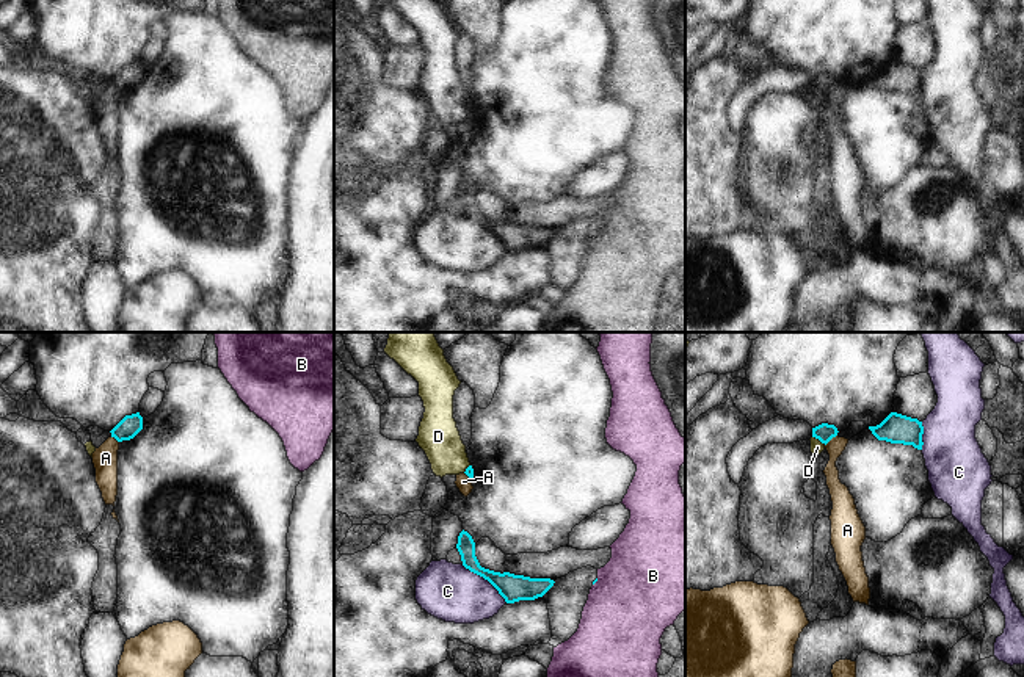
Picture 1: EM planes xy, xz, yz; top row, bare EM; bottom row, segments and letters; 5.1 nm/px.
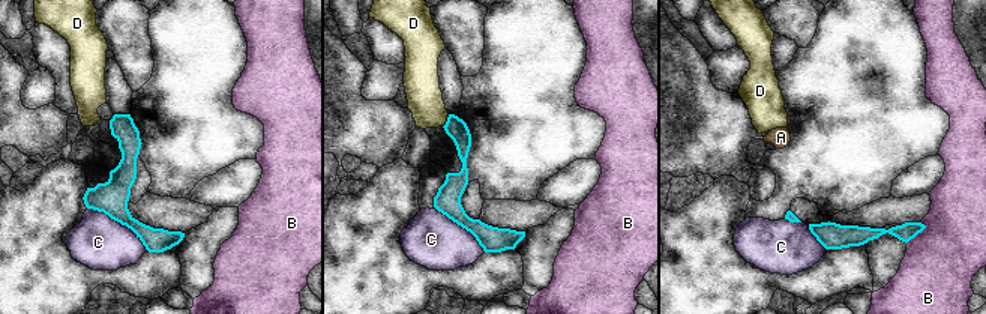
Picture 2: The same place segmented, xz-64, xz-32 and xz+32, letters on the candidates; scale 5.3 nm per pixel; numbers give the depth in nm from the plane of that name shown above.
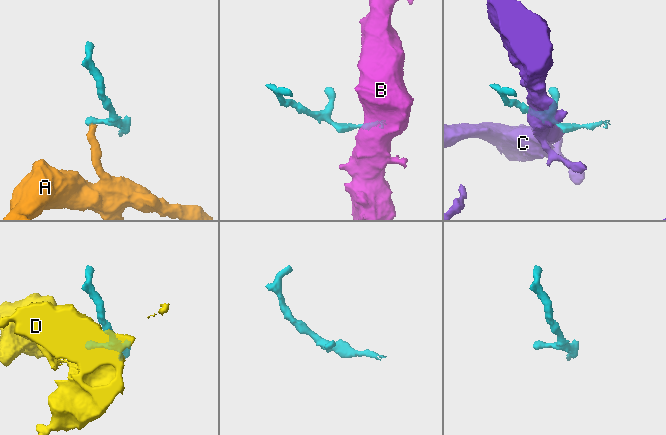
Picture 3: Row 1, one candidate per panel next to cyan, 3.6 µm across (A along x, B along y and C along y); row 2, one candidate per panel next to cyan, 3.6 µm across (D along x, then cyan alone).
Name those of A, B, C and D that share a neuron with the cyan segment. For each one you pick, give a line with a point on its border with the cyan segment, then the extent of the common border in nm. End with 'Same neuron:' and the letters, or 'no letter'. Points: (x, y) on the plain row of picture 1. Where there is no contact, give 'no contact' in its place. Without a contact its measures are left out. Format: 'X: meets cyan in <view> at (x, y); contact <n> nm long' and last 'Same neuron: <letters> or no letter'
Same neuron: no letter

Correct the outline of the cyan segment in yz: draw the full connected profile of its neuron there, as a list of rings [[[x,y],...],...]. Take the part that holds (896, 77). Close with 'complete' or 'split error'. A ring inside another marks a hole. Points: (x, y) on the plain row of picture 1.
[[[891,61],[880,74],[869,75],[869,78],[878,89],[913,94],[914,97],[922,99],[924,75],[917,67]]] | complete

